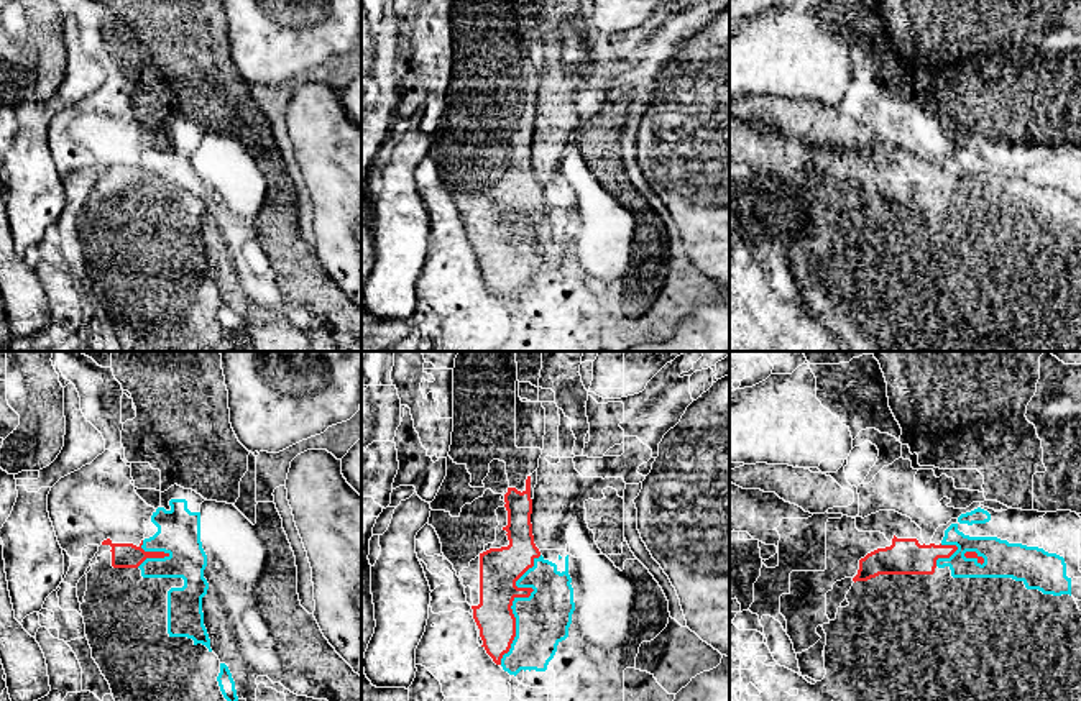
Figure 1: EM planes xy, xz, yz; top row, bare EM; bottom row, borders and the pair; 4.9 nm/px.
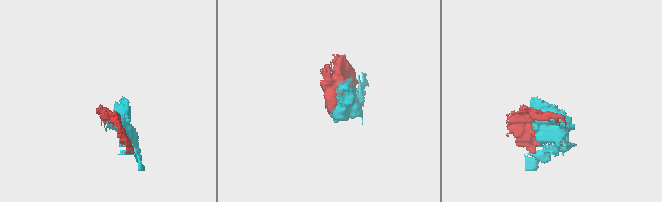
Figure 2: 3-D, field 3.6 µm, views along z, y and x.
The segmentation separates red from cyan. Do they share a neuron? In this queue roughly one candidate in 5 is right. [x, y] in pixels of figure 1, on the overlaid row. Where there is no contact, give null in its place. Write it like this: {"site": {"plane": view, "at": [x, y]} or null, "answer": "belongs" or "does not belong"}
{"site": {"plane": "xz", "at": [516, 596]}, "answer": "belongs"}

